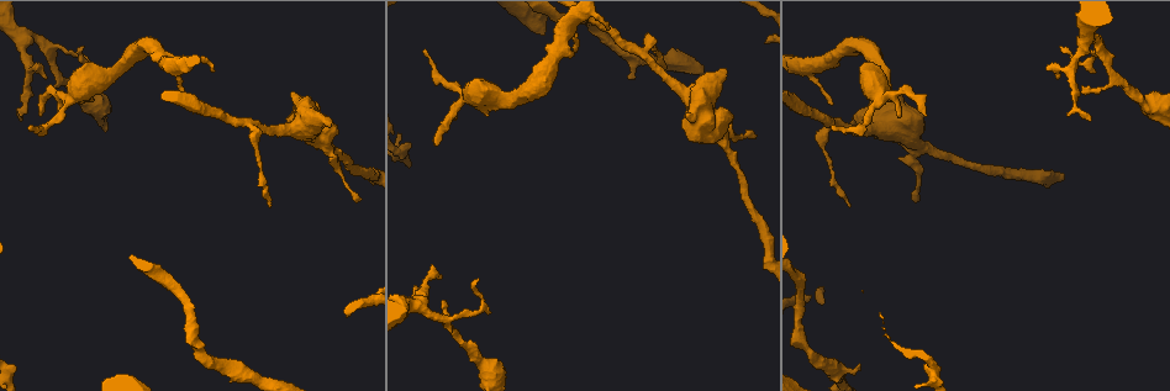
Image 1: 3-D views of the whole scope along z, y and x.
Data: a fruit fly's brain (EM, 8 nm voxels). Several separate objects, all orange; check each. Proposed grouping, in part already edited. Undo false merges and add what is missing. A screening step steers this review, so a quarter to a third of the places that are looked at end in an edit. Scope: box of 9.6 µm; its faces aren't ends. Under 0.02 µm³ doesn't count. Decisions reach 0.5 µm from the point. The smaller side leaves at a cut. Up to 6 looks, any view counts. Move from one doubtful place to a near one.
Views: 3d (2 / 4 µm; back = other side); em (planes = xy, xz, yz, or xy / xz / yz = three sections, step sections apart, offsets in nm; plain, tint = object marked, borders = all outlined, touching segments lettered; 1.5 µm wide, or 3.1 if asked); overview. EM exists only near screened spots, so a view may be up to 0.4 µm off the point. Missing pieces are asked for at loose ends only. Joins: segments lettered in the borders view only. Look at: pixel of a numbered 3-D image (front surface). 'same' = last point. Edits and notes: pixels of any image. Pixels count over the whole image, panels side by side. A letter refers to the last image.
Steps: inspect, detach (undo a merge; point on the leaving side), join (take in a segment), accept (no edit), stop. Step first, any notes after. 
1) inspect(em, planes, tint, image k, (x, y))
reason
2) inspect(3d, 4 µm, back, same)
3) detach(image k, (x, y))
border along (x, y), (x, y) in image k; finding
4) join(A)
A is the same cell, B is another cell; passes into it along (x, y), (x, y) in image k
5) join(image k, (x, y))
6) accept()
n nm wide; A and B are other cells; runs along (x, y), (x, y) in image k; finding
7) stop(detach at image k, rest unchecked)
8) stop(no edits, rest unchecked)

inspect(em, xz, step 8, borders, image 1, (1061, 47))
tapers out

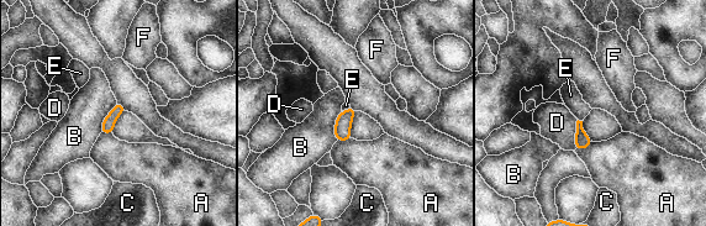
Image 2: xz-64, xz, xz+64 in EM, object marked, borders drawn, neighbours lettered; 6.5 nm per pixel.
accept()
80 nm wide; A, B, C, D, E and F are other cells; border along (591, 141), (586, 147), (577, 148) in image 2; no lettered segment goes on from it

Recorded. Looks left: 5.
inspect(em, xy, step 8, tint, image 1, (248, 123))
side arm on a straight run

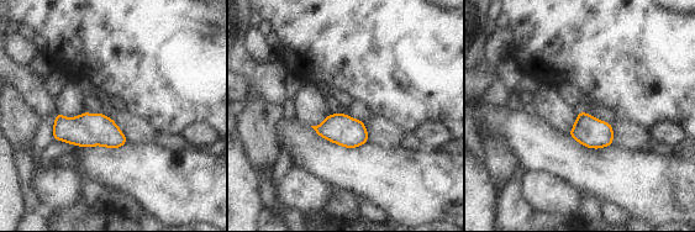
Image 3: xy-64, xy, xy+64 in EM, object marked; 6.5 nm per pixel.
inspect(em, planes, borders, same)
cut it another way

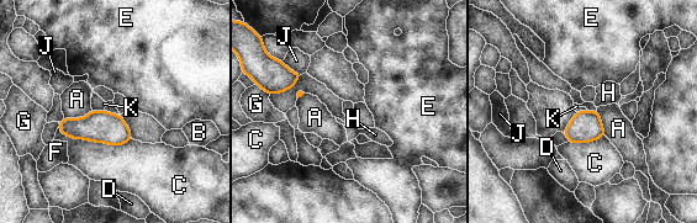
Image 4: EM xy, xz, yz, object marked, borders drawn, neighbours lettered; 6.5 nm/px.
accept()
200 nm wide; C touches over 480 nm; A, B, C, D, E, F, G, H, J and K are other cells; all the same cell

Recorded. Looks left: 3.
inspect(em, planes, plain, image 1, (688, 115))
an open end

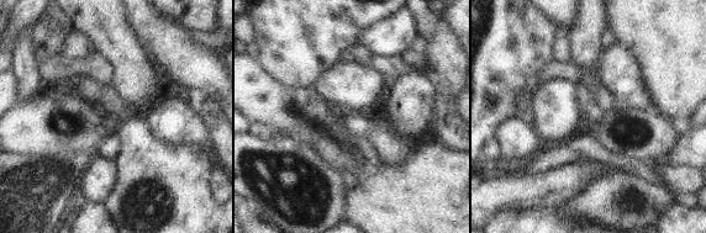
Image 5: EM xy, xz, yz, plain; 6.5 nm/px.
inspect(em, planes, borders, same)
what lies round it

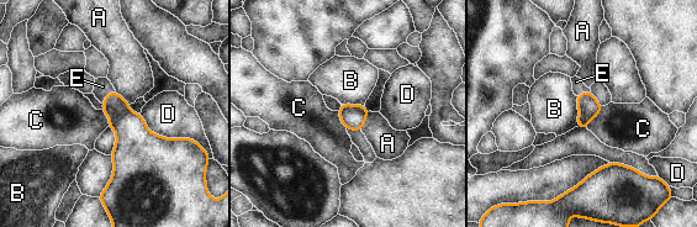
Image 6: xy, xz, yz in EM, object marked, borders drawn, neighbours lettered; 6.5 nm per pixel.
join(E)
E is the same cell, A, B, C and D are other cells; passes into it along (128, 126), (106, 95), (103, 86) in image 6; it goes on there

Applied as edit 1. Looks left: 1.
stop(join at image 6, rest unchecked)

